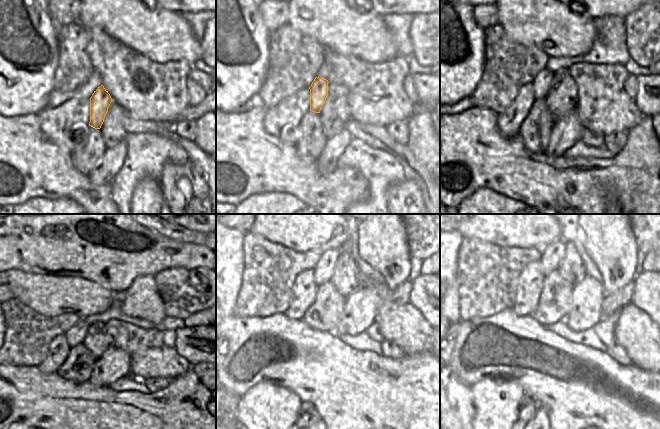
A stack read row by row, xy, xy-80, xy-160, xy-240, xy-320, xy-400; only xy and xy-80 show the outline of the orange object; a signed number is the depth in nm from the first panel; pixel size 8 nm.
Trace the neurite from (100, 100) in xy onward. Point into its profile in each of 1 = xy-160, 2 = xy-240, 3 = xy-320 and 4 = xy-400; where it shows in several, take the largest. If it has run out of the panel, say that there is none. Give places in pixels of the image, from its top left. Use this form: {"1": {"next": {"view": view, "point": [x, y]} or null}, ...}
{"1": {"next": {"view": "xy-160", "point": [541, 83]}}, "2": {"next": {"view": "xy-240", "point": [101, 280]}}, "3": {"next": {"view": "xy-320", "point": [323, 271]}}, "4": {"next": {"view": "xy-400", "point": [552, 254]}}}

